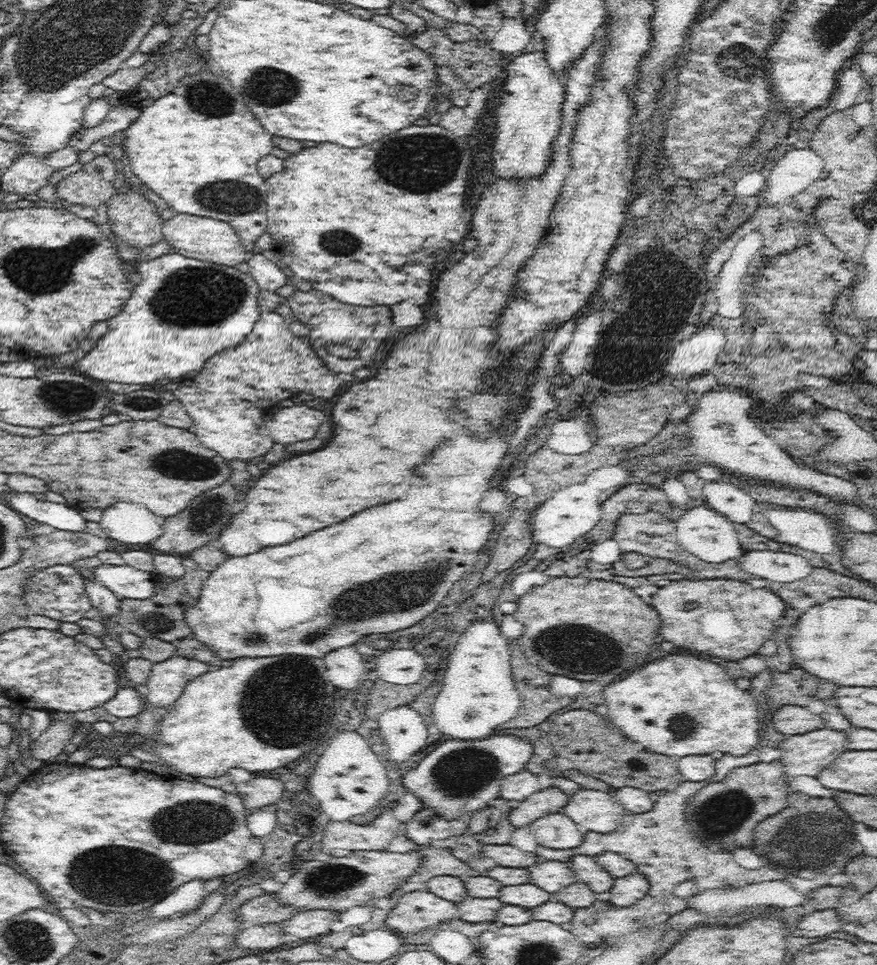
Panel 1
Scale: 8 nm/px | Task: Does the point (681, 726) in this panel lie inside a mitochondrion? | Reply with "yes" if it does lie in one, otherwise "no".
yes

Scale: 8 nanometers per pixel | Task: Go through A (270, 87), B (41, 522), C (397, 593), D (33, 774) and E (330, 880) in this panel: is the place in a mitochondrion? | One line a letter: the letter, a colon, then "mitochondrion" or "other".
A: mitochondrion
B: other
C: mitochondrion
D: other
E: mitochondrion

